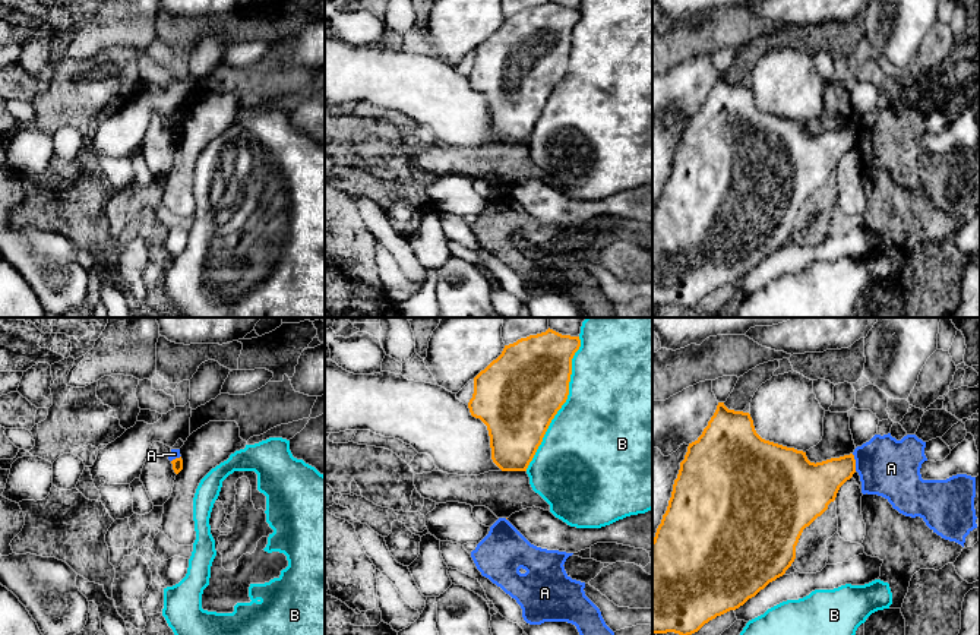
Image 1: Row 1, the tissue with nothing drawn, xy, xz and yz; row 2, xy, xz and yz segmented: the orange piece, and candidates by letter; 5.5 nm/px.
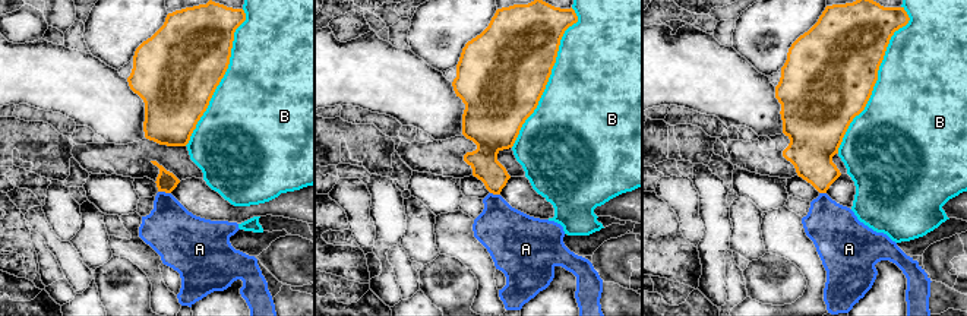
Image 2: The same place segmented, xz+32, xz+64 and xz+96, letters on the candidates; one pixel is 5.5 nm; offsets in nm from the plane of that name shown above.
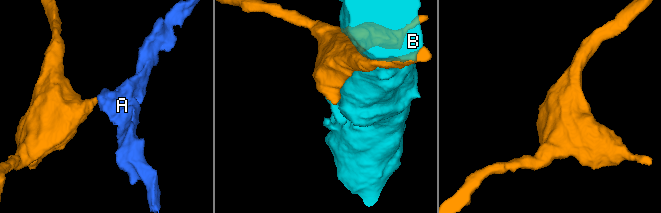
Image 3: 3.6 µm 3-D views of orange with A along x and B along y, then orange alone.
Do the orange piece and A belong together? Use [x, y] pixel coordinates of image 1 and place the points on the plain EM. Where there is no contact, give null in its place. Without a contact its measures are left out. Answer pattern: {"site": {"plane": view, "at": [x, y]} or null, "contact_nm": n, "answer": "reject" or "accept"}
{"site": {"plane": "yz", "at": [854, 135]}, "contact_nm": 100, "answer": "reject"}

